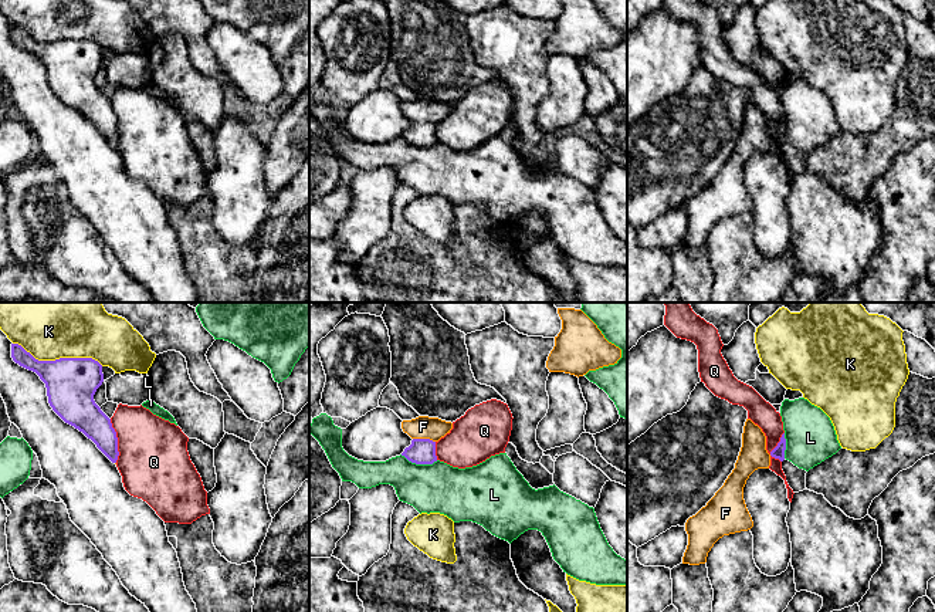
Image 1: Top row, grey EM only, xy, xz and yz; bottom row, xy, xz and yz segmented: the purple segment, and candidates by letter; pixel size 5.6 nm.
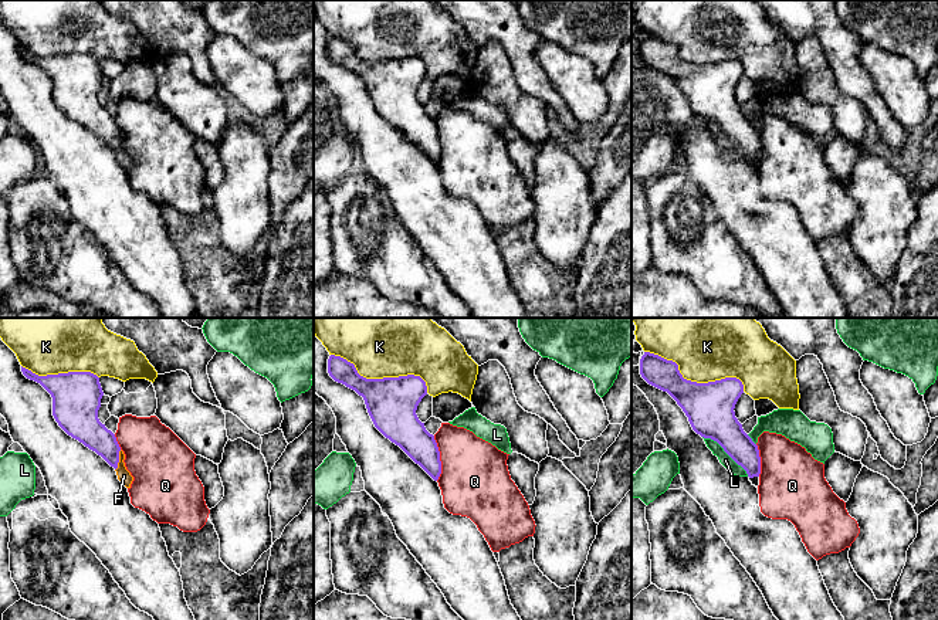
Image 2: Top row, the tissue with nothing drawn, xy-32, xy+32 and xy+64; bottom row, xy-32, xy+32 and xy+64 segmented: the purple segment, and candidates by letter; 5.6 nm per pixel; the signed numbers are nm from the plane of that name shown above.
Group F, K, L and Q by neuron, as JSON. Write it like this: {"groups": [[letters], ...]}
{"groups": [["F"], ["K"], ["L"], ["Q"]]}

